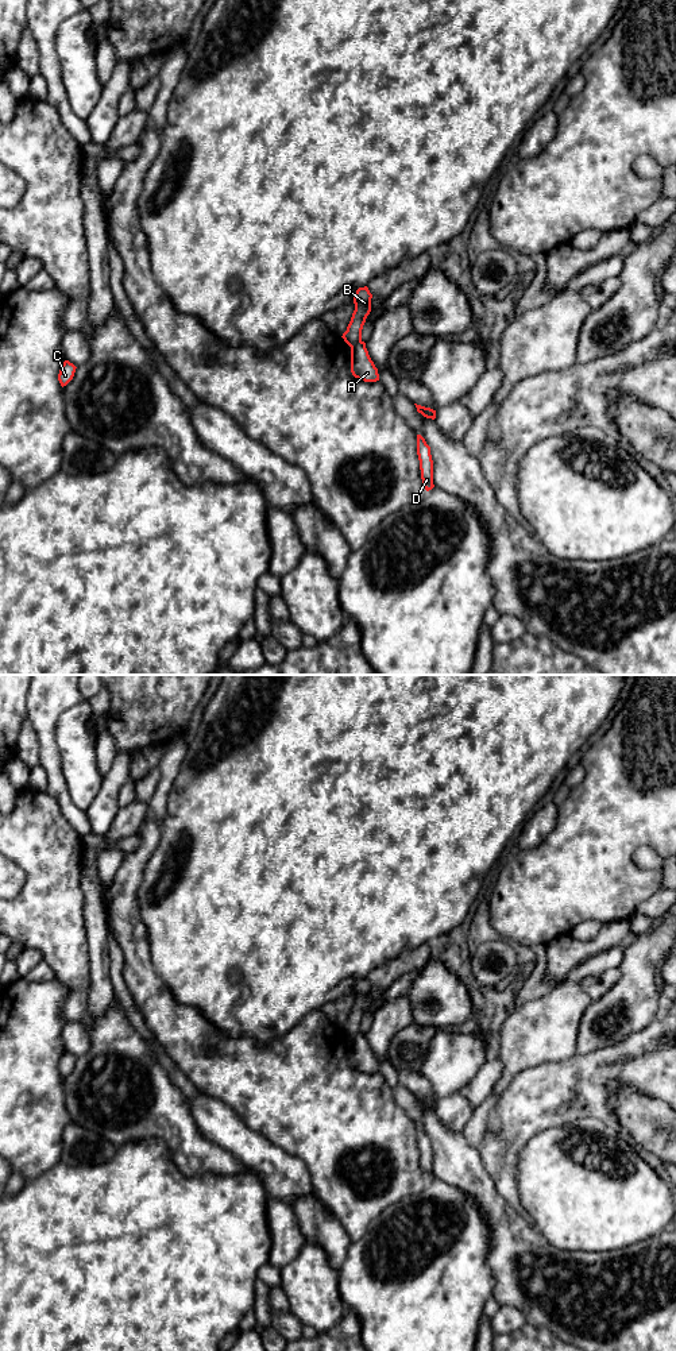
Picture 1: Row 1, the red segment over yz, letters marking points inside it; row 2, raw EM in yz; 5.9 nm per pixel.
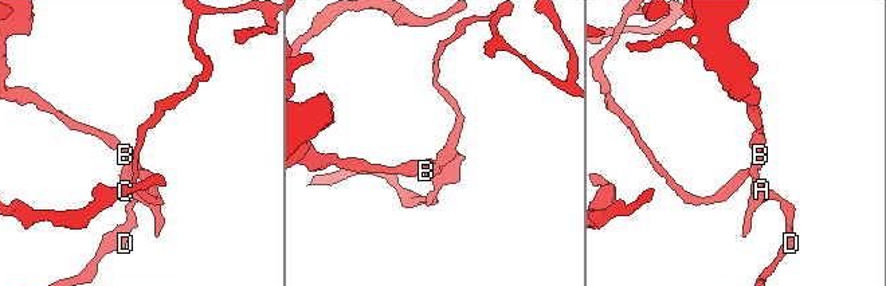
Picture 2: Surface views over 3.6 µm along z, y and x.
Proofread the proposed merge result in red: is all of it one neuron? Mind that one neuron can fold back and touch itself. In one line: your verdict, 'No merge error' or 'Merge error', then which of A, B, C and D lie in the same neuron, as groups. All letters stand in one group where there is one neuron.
Merge error. Groups: A D / B C

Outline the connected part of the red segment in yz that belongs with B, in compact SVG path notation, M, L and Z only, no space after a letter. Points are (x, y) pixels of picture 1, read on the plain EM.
M359 978L354 988L355 1001L347 1022L343 1024L344 1032L352 1039L356 1034L362 1032L362 1020L367 1007L371 1003L371 989L368 978Z

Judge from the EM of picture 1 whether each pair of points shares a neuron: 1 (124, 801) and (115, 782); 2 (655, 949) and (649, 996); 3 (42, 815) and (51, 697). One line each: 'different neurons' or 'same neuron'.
1: different neurons
2: same neuron
3: different neurons

